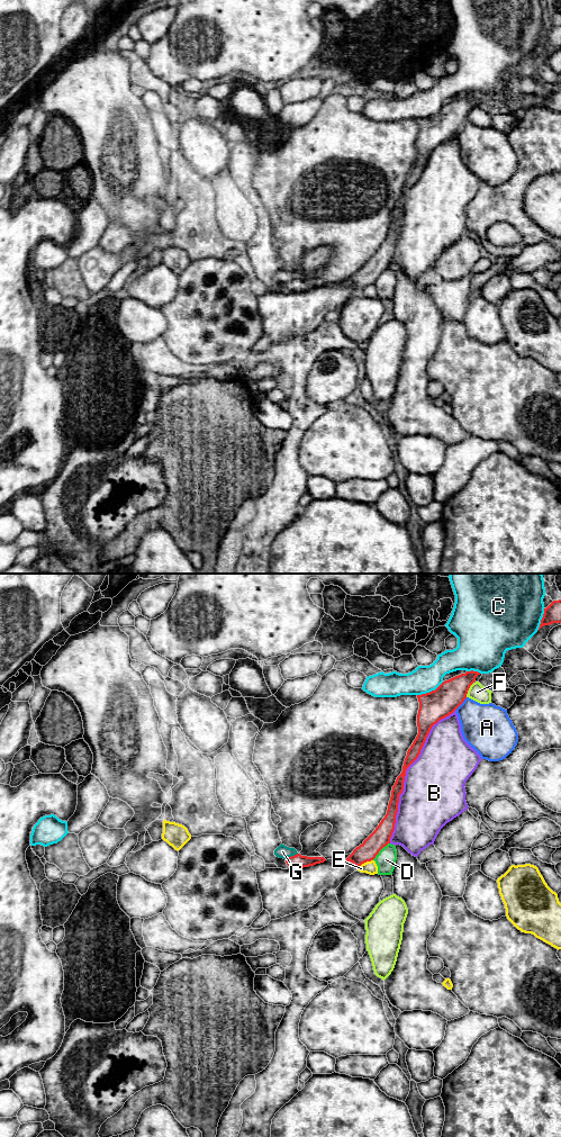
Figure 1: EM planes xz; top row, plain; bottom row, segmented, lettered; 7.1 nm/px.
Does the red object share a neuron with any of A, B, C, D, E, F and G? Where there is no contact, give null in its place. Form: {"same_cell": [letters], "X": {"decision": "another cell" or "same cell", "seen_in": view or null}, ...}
{"same_cell": [], "A": {"decision": "another cell", "seen_in": "xz"}, "B": {"decision": "another cell", "seen_in": "xz"}, "C": {"decision": "another cell", "seen_in": "xz"}, "D": {"decision": "another cell", "seen_in": "xz"}, "E": {"decision": "another cell", "seen_in": "xz"}, "F": {"decision": "another cell", "seen_in": "xz"}, "G": {"decision": "another cell", "seen_in": "xz"}}

